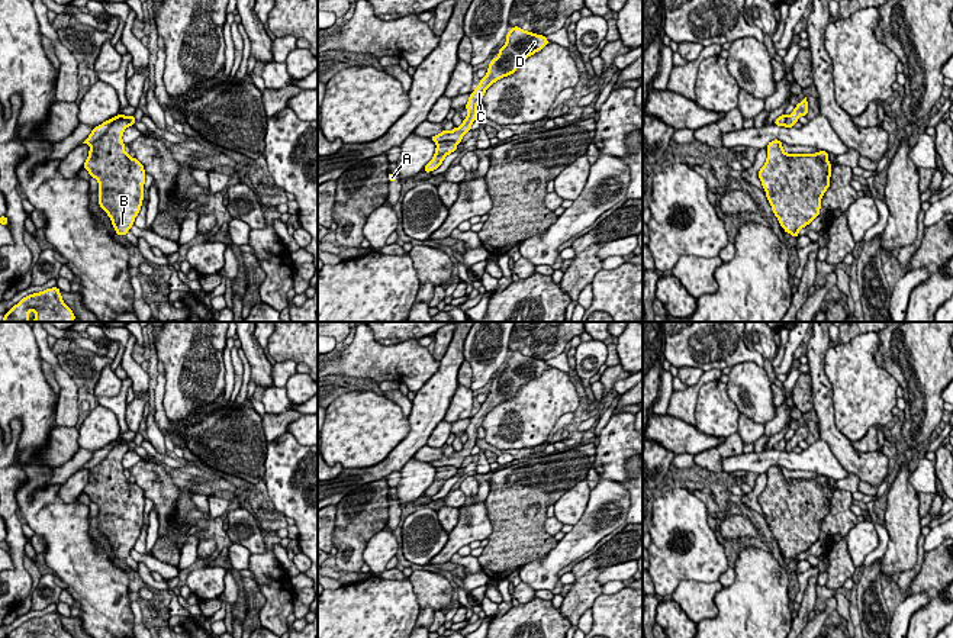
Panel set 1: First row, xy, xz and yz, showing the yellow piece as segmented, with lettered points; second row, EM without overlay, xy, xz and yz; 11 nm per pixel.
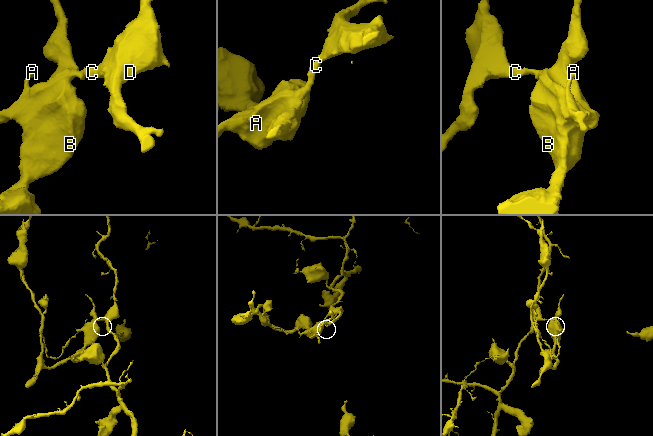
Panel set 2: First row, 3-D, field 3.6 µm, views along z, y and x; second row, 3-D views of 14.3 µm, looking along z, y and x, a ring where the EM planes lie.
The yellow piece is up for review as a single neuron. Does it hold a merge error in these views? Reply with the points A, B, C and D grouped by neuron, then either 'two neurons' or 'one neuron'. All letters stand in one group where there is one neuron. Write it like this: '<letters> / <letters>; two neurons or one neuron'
A C D / B; two neurons

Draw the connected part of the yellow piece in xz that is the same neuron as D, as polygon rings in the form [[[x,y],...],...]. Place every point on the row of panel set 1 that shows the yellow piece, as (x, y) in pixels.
[[[513,26],[506,35],[506,44],[499,48],[499,57],[492,58],[487,74],[480,80],[480,84],[464,106],[469,112],[460,128],[454,128],[451,132],[442,130],[440,135],[431,136],[434,142],[454,141],[461,142],[463,136],[471,130],[471,123],[476,120],[477,103],[482,102],[484,91],[502,77],[511,75],[516,71],[518,65],[532,54],[541,51],[550,41],[542,35],[527,32],[518,26]]]

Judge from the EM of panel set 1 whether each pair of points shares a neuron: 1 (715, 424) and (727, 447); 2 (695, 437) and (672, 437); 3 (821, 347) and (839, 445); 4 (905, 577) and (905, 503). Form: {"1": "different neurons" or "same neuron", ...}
{"1": "different neurons", "2": "same neuron", "3": "same neuron", "4": "different neurons"}

